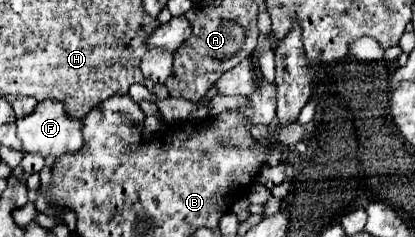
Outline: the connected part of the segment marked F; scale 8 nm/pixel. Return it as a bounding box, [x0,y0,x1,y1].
[18,100,82,158]

